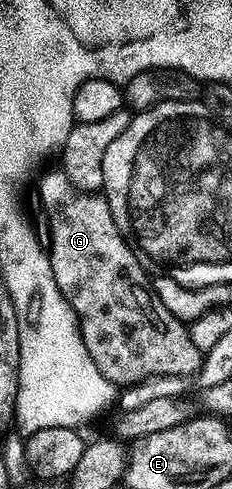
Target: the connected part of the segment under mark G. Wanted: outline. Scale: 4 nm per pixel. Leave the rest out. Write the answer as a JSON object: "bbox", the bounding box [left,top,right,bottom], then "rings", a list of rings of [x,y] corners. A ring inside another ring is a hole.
{"bbox":[38,172,204,388],"rings":[[[61,172],[45,174],[41,175],[43,178],[38,186],[38,194],[42,197],[42,206],[50,221],[48,253],[52,272],[56,276],[60,292],[78,315],[78,327],[82,333],[84,348],[88,348],[88,356],[92,356],[92,364],[96,364],[102,375],[119,388],[133,386],[145,378],[176,376],[189,379],[197,375],[202,366],[204,351],[192,344],[187,323],[172,316],[172,312],[168,312],[168,308],[160,304],[151,289],[151,275],[132,252],[120,228],[116,228],[105,197],[74,189]]]}

